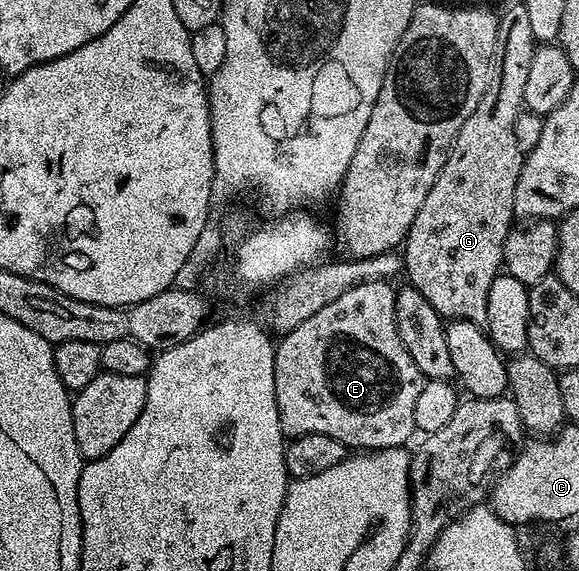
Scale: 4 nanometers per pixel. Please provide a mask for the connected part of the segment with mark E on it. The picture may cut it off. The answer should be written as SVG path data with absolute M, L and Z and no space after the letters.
M385 280L354 284L276 343L274 389L285 436L326 434L344 443L348 449L370 452L404 447L407 439L414 435L414 405L418 405L426 380L398 337L397 288L392 285Z

